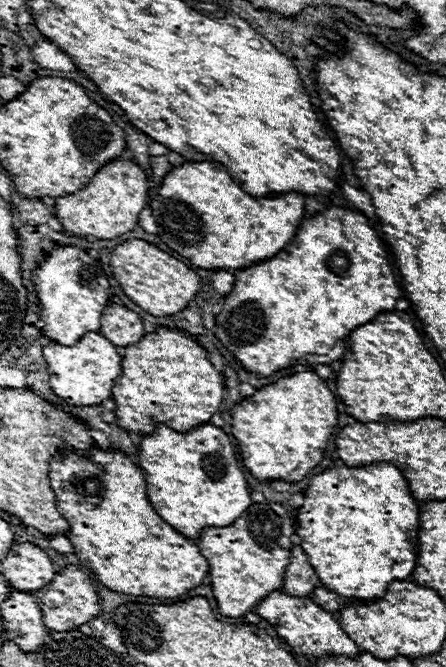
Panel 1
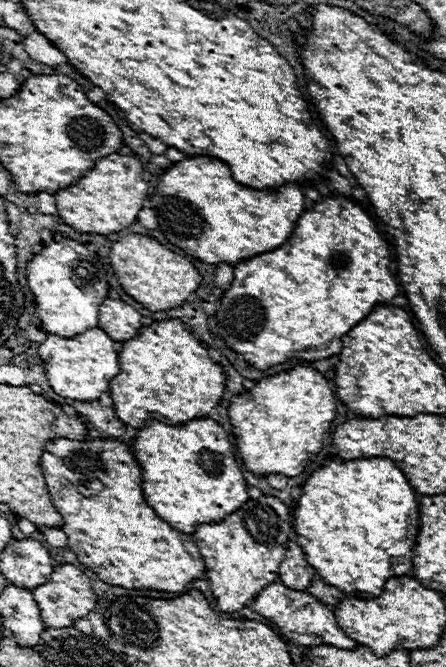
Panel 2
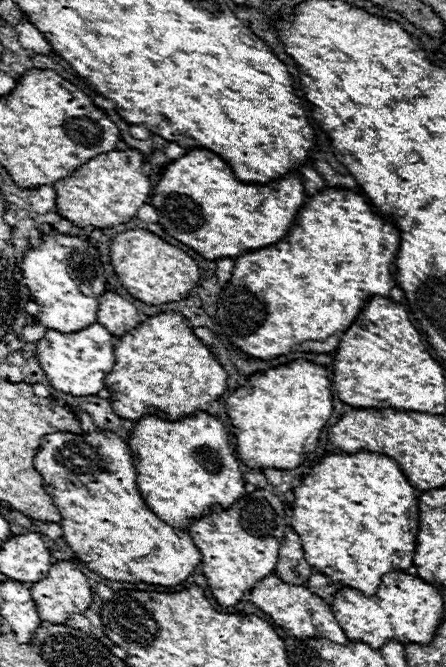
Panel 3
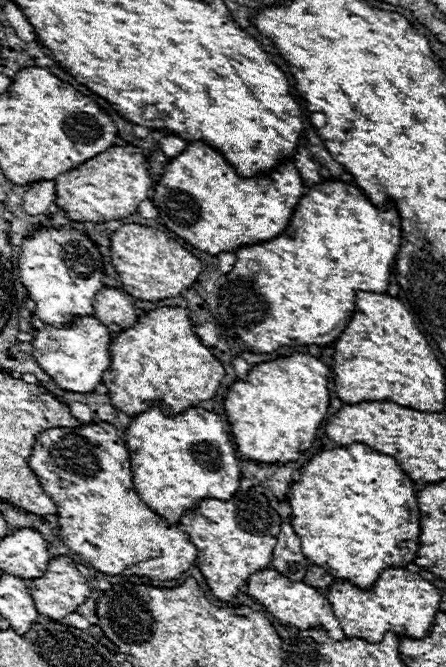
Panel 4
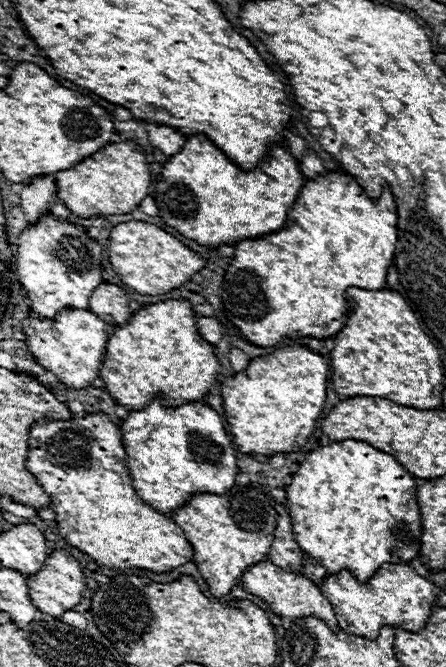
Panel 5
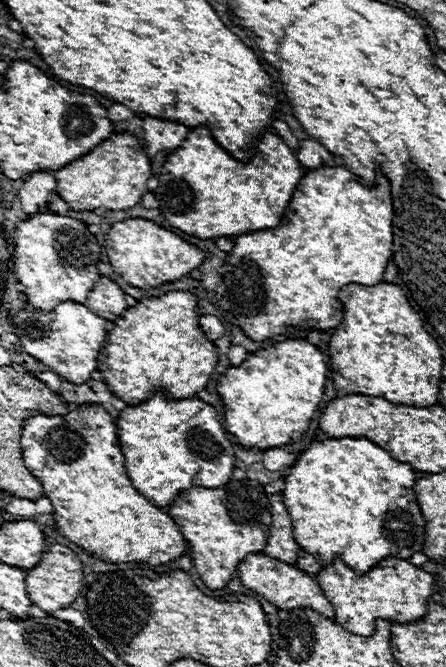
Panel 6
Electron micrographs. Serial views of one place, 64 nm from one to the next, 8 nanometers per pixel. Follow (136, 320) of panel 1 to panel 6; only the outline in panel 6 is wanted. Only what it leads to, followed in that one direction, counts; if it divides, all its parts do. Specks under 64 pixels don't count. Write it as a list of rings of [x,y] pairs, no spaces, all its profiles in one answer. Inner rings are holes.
[[[100,276],[98,282],[94,284],[94,288],[90,290],[90,294],[86,298],[86,306],[94,314],[98,314],[106,320],[116,320],[118,314],[122,314],[128,308],[122,288],[116,282],[108,280],[106,276]]]

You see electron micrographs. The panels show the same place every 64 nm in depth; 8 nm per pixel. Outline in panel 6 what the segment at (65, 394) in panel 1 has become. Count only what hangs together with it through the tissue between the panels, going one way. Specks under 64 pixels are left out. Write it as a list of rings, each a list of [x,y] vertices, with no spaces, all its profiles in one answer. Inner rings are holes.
[[[62,302],[54,310],[20,310],[14,314],[12,324],[26,354],[50,366],[58,376],[72,384],[84,384],[96,370],[96,356],[108,334],[108,320],[96,316],[84,304]]]

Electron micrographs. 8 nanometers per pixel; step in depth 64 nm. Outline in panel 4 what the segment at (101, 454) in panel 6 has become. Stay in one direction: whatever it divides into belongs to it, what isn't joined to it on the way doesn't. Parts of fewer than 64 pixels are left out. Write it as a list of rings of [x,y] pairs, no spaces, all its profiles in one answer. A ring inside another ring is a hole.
[[[90,422],[78,428],[50,428],[36,436],[30,456],[30,468],[40,478],[40,486],[54,498],[58,510],[58,526],[62,542],[90,562],[104,574],[138,574],[158,580],[172,580],[186,572],[196,562],[196,548],[190,538],[178,528],[170,526],[162,516],[152,512],[136,494],[132,484],[130,454],[118,430],[108,422]]]

